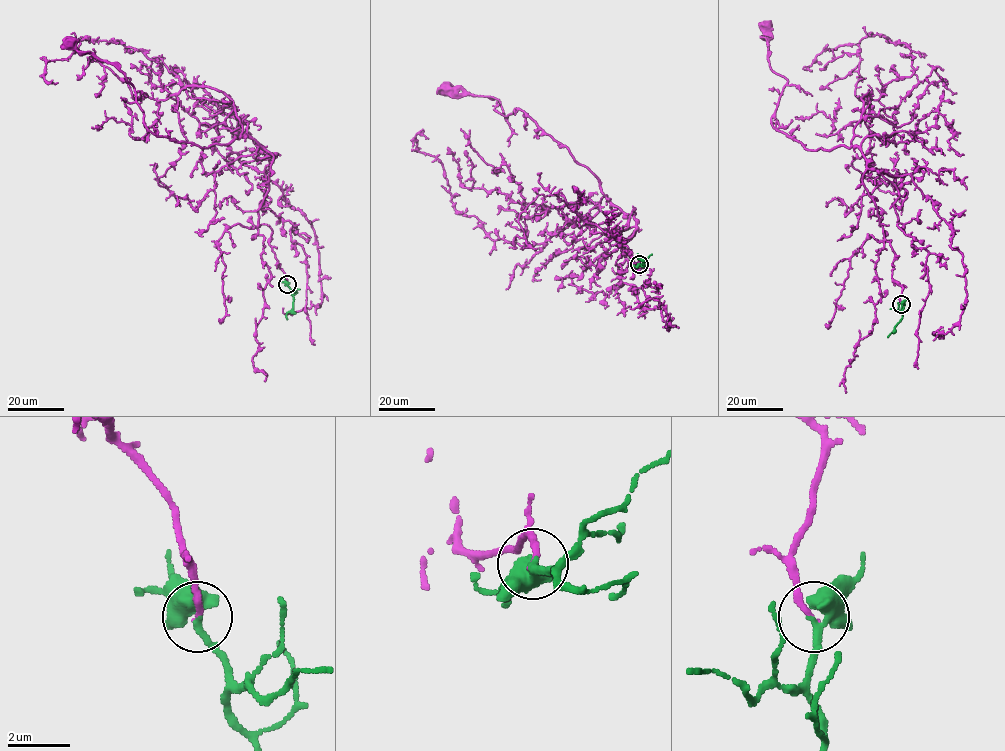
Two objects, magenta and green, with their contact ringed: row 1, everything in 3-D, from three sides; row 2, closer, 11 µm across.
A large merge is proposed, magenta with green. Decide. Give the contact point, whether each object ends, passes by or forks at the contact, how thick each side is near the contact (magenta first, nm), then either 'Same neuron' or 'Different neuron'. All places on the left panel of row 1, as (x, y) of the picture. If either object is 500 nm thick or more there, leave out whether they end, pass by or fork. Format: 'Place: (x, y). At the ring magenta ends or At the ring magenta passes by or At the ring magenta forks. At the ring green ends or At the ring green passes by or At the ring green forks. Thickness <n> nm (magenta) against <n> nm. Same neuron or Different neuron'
Place: (287, 284). At the ring magenta ends. At the ring green passes by. Thickness 200 nm (magenta) against 200 nm. Same neuron

